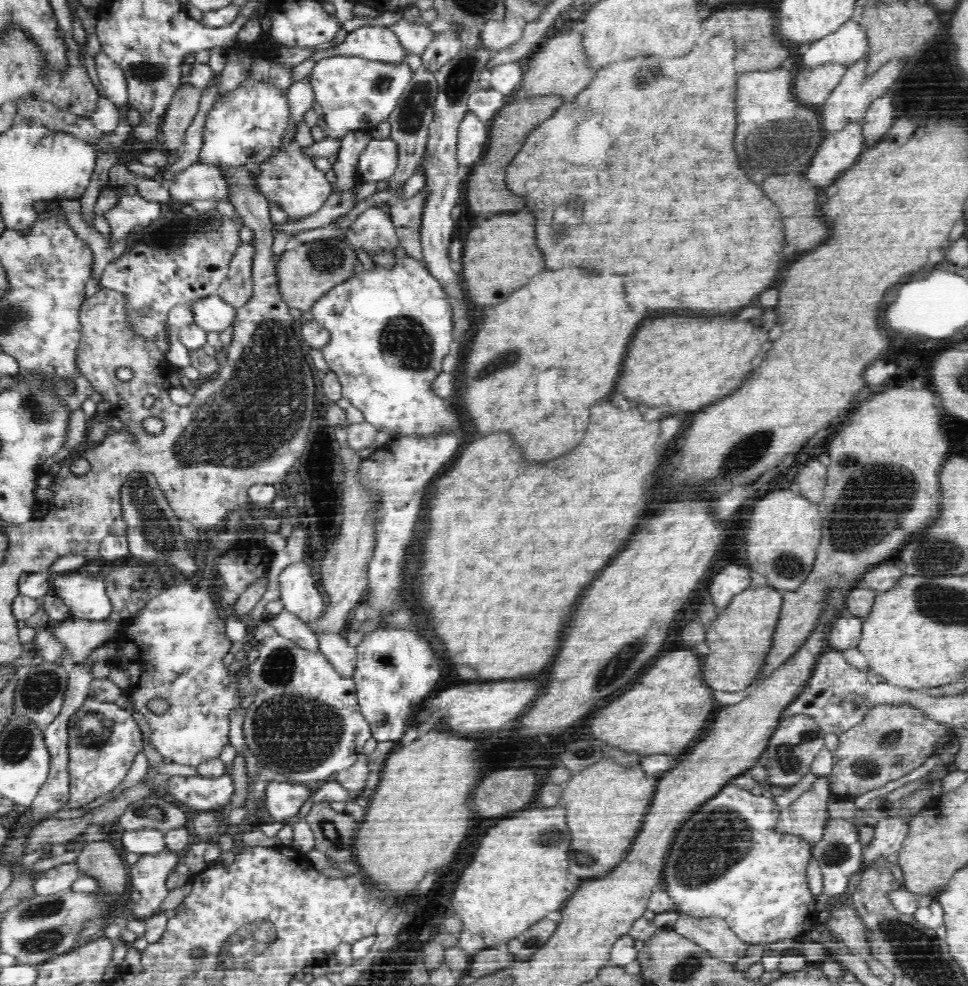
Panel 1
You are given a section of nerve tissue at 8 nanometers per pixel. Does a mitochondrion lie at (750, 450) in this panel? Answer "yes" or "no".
yes

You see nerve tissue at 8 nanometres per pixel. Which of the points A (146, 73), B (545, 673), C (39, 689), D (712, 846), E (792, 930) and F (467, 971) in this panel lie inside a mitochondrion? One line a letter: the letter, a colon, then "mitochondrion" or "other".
A: mitochondrion
B: other
C: mitochondrion
D: mitochondrion
E: other
F: other

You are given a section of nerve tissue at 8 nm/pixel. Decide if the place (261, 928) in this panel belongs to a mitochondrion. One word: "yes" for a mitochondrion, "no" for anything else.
yes

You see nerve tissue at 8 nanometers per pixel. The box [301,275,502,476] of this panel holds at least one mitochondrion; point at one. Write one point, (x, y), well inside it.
(405, 340)

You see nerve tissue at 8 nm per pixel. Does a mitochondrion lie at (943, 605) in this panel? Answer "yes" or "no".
yes

